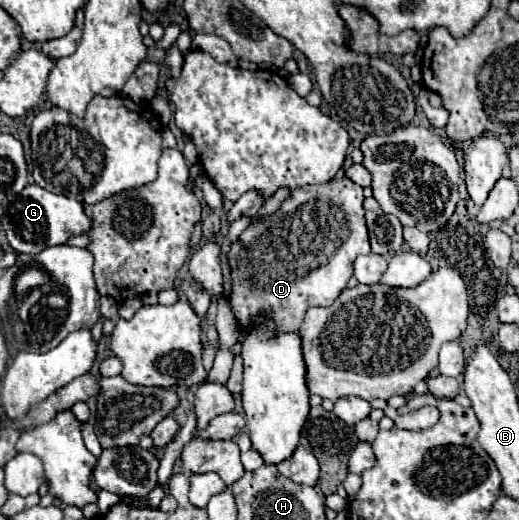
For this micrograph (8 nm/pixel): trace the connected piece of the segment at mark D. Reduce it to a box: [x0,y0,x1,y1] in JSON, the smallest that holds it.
[229,175,371,331]

